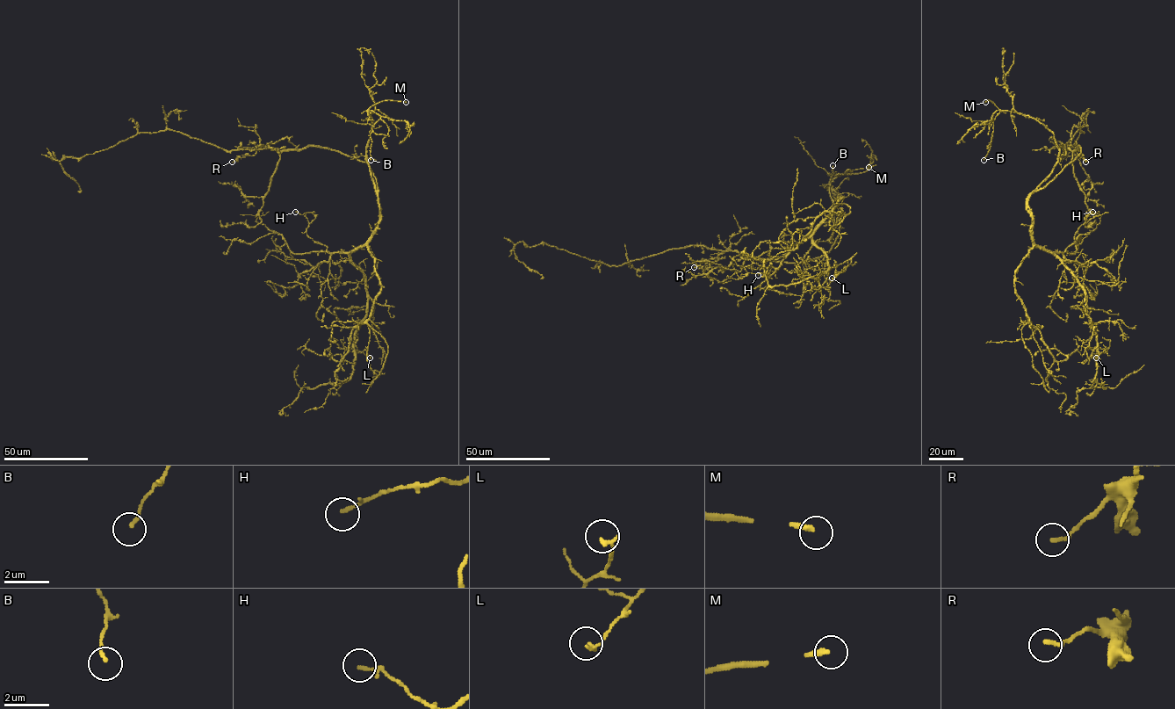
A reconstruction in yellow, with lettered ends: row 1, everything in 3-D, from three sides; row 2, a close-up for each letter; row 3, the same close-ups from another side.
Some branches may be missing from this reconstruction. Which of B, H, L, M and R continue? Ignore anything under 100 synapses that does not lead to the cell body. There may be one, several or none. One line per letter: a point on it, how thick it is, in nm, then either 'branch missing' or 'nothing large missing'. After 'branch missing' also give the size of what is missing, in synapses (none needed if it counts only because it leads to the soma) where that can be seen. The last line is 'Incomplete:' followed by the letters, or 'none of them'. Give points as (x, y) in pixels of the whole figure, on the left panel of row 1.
B: (371, 160) | 150 nm | nothing large missing
H: (295, 212) | 110 nm | nothing large missing
L: (370, 358) | 170 nm | nothing large missing
M: (406, 102) | 220 nm | branch missing
R: (232, 162) | 190 nm | nothing large missing
Incomplete: M

